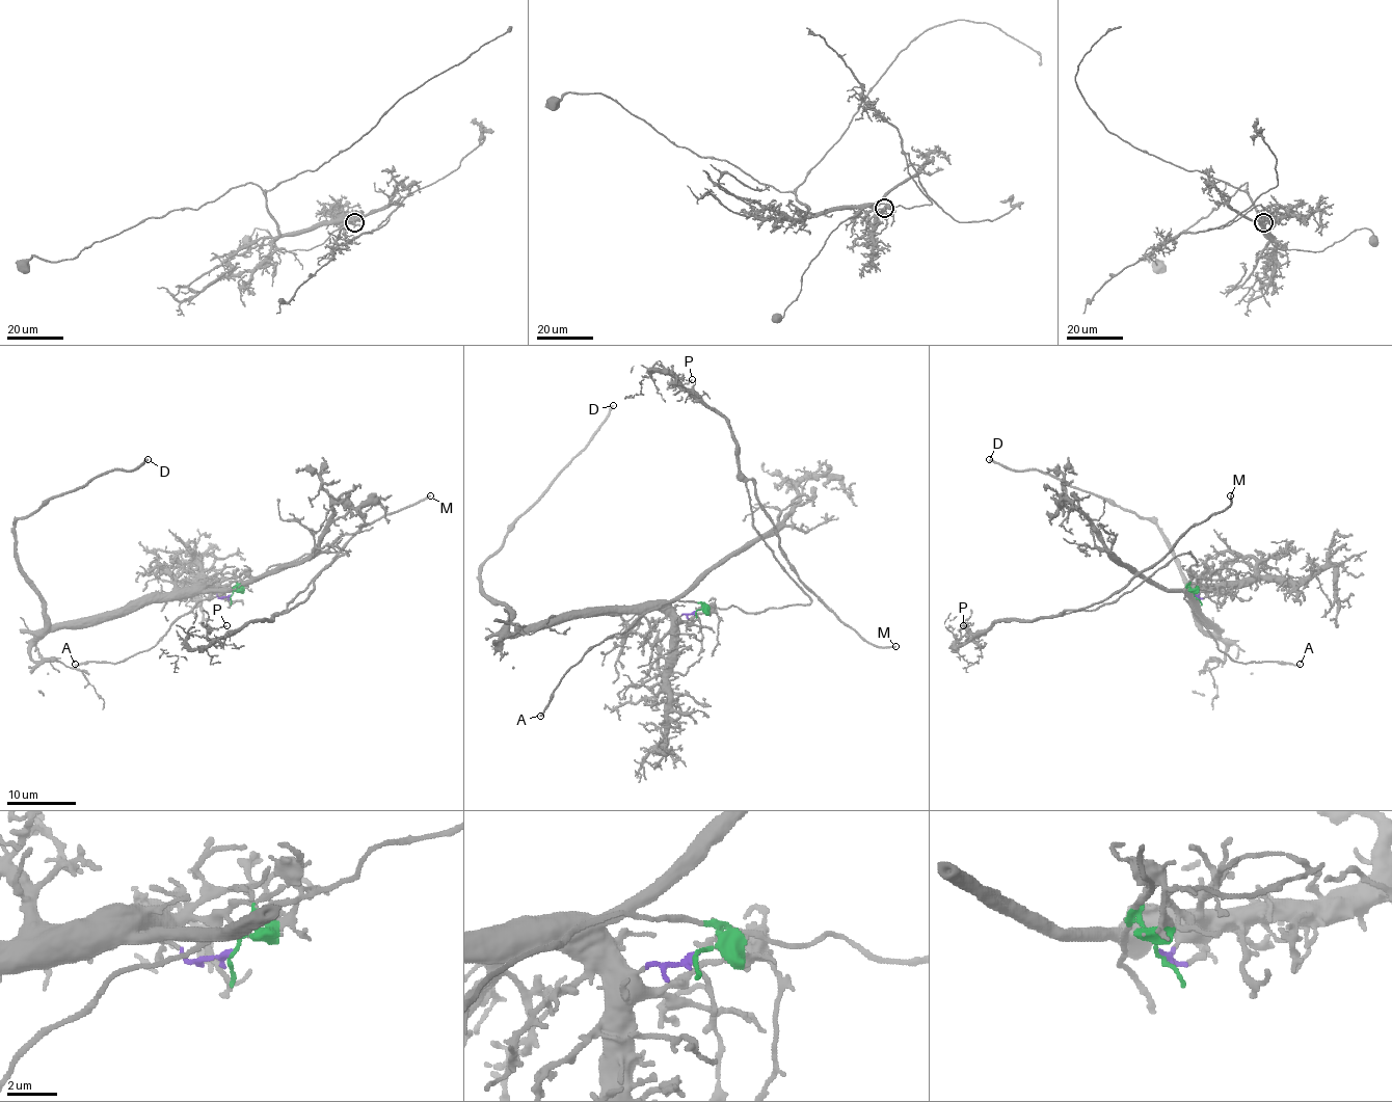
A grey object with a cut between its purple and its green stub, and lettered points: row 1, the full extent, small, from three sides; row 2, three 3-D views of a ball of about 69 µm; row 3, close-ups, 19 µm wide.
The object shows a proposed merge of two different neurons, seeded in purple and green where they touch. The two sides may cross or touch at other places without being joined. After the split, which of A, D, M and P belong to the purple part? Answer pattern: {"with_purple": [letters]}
{"with_purple": ["D"]}

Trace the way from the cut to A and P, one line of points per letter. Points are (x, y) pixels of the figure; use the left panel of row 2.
A: (231, 596), (234, 587), (202, 599), (181, 615), (154, 646), (128, 657), (115, 663), (74, 665)
P: (231, 596), (239, 584), (272, 567), (304, 555), (344, 553), (270, 620), (207, 637), (212, 628), (225, 625)

